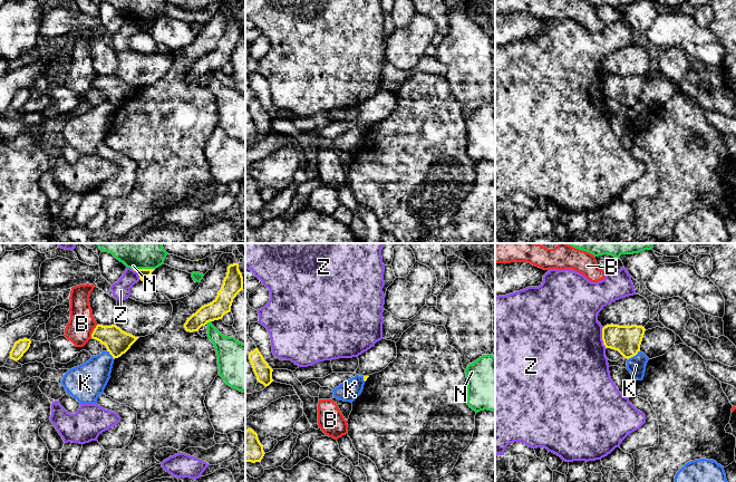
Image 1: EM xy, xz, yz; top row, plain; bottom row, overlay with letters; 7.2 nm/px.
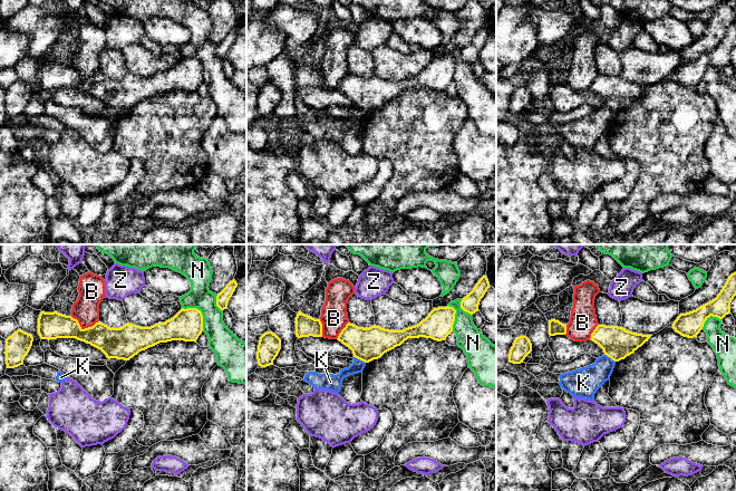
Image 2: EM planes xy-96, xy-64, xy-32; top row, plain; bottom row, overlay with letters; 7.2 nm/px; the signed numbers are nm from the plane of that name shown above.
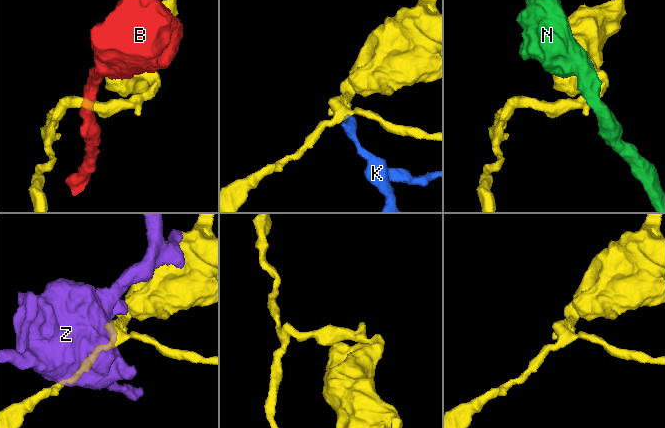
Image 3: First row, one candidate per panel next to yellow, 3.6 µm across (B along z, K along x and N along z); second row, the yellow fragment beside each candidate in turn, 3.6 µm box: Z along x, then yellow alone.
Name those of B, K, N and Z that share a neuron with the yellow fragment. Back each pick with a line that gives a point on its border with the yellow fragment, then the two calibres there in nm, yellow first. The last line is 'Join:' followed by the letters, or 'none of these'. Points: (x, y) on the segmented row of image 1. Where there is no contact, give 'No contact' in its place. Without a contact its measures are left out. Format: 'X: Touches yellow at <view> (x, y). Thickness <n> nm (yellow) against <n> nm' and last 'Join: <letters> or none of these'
Join: none of these

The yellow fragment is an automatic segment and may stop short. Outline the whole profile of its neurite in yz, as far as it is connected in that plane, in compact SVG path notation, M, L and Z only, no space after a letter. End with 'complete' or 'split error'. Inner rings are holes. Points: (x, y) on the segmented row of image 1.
M607 325L602 328L602 340L606 348L618 350L629 359L640 351L640 345L645 335L645 327L631 325Z | complete

